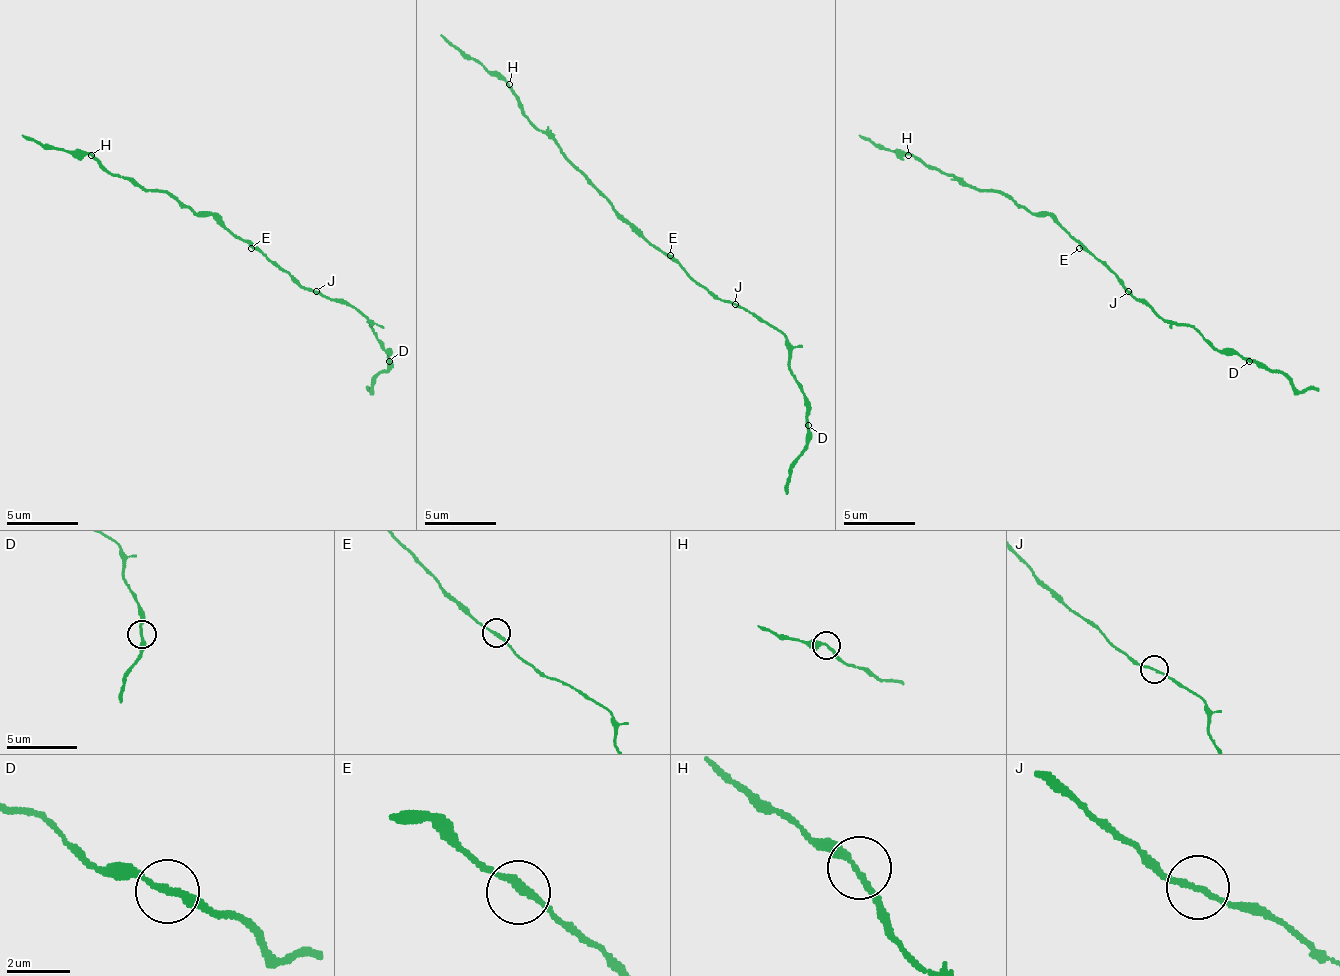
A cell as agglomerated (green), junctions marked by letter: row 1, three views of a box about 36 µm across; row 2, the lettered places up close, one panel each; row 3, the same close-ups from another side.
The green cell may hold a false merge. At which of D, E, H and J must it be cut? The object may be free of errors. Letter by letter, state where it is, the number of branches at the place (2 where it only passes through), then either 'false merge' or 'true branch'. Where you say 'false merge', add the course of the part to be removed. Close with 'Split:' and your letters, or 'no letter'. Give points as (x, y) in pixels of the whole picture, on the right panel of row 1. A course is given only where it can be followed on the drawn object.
D: place (1249, 361); branches 2; true branch
E: place (1079, 248); branches 2; true branch
H: place (908, 155); branches 2; true branch
J: place (1128, 291); branches 2; true branch
Split: no letter

